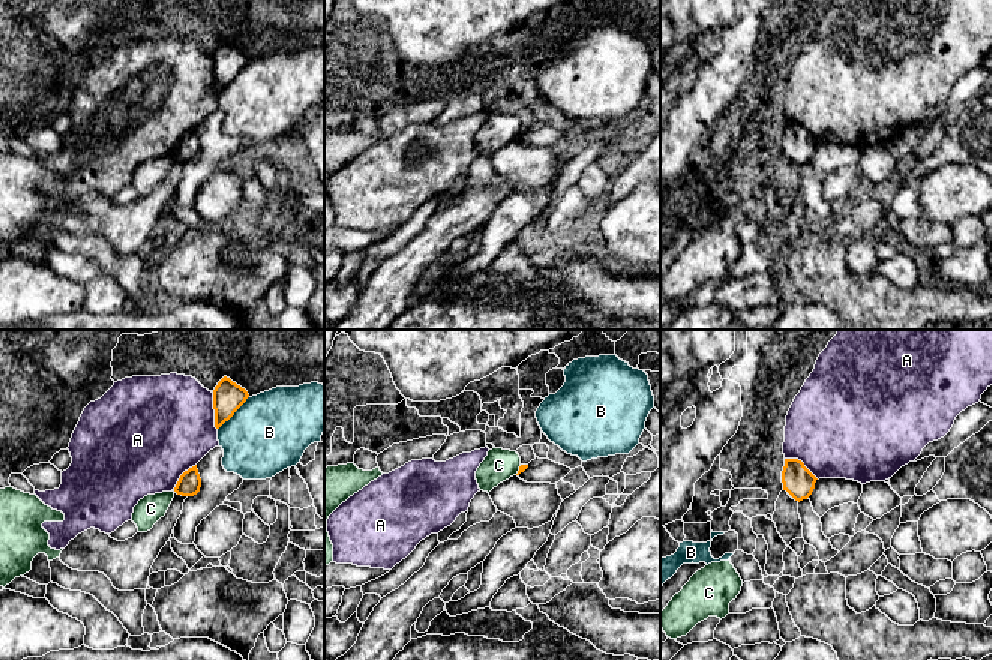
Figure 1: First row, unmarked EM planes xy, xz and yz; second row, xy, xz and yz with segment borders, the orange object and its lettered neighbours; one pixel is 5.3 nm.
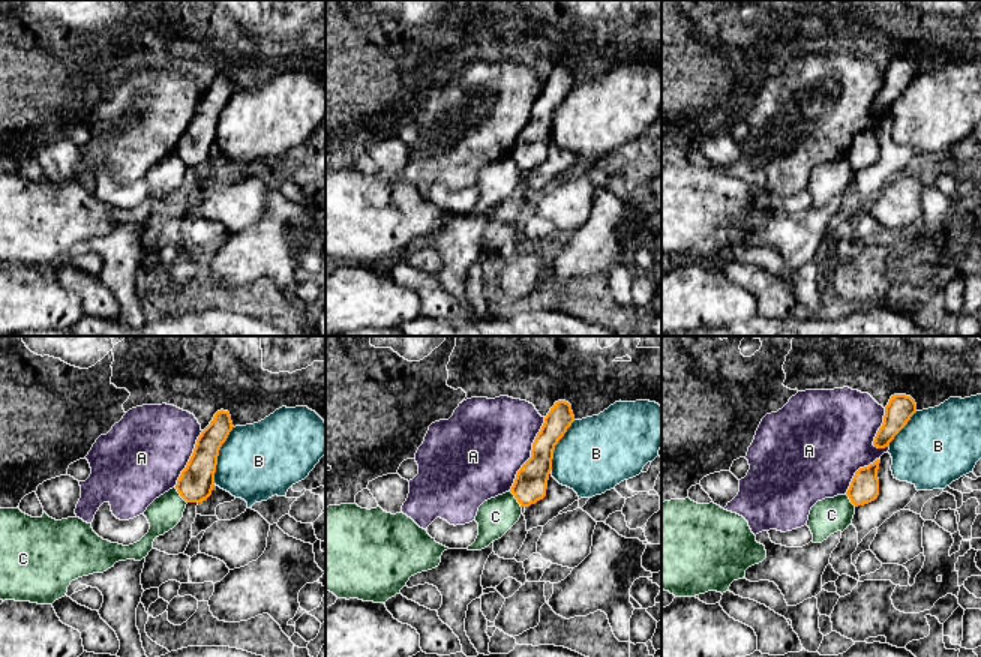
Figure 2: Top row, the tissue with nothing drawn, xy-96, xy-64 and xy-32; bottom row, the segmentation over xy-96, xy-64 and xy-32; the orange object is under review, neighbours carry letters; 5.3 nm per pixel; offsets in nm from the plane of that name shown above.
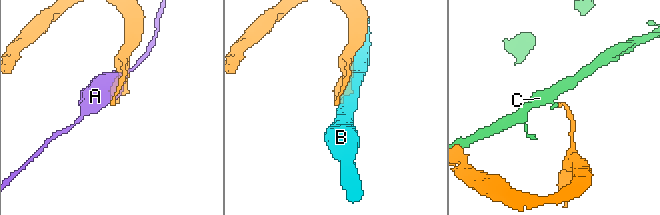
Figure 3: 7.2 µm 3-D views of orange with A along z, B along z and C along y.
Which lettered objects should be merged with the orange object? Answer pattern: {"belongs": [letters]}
{"belongs": []}

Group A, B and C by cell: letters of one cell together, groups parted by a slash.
A / B / C

